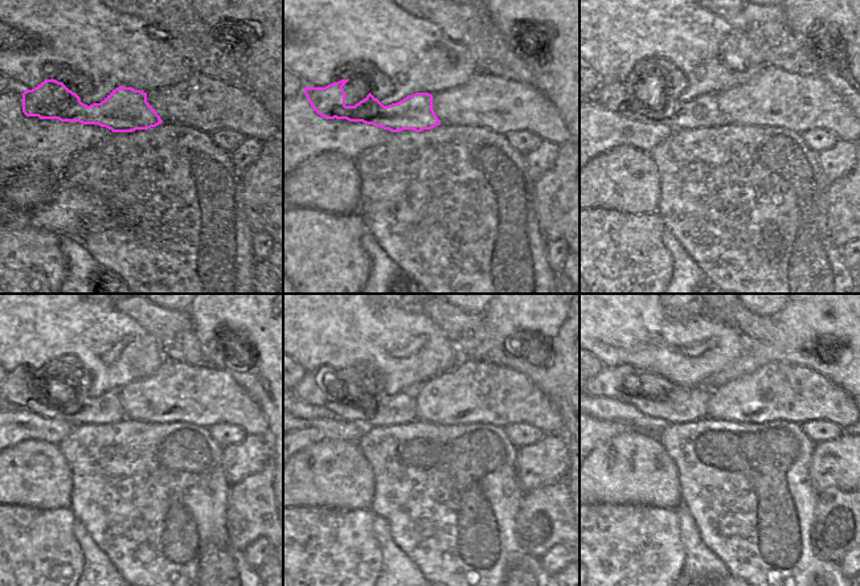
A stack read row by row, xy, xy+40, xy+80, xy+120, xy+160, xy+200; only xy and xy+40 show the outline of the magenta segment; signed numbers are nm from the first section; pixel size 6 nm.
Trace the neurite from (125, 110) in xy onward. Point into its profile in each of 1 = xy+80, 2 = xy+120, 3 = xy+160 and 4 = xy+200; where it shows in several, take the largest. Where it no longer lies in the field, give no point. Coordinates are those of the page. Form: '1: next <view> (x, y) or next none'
1: next xy+80 (621, 98)
2: next xy+120 (20, 388)
3: next xy+160 (318, 388)
4: next xy+200 (678, 405)

